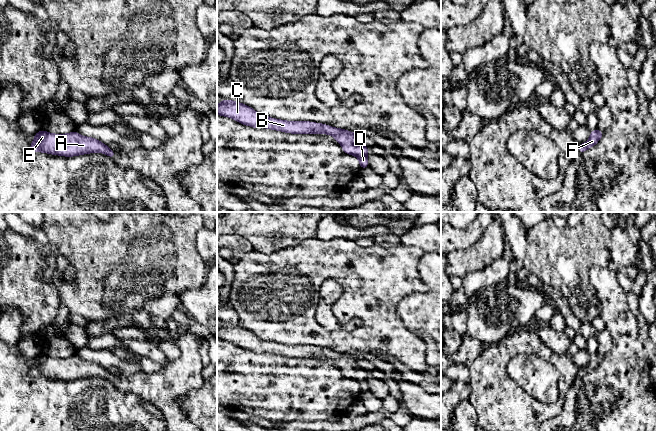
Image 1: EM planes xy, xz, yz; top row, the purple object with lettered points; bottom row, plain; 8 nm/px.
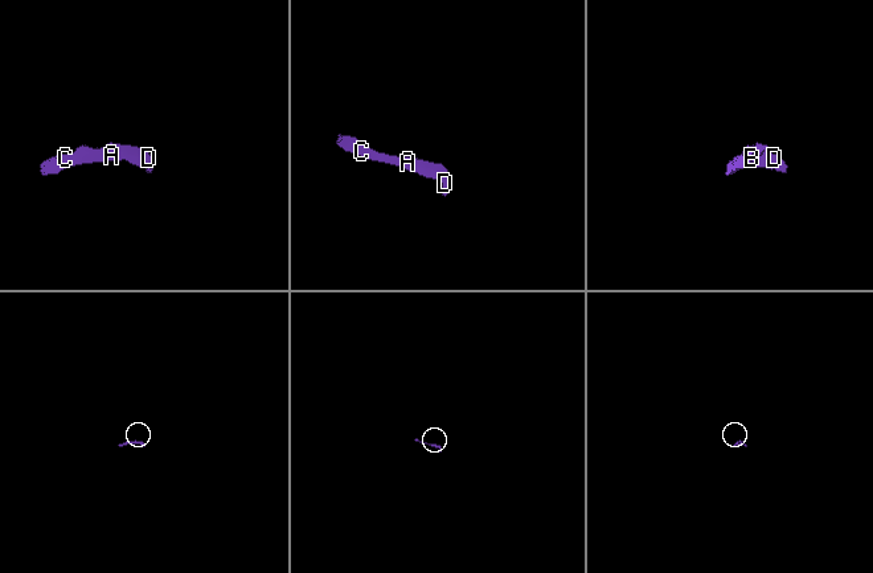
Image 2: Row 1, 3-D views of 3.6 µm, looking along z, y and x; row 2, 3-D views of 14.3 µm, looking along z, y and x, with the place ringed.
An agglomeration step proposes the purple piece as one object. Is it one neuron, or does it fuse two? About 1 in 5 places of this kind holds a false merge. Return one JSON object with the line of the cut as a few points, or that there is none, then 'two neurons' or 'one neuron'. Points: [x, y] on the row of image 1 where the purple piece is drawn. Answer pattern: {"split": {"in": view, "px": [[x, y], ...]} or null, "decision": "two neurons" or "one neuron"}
{"split": null, "decision": "one neuron"}

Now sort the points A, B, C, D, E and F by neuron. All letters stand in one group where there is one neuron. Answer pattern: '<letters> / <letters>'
A B C D E F

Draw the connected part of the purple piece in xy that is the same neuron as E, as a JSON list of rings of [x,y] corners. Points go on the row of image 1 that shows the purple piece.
[[[40,130],[34,136],[29,150],[60,156],[77,156],[87,153],[103,153],[115,158],[115,153],[106,144],[92,137],[84,137],[73,131],[68,134],[52,134]]]

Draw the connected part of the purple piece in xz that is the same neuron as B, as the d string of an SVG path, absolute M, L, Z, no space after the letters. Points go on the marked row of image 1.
M222 99L217 105L217 114L236 120L253 128L268 128L292 134L329 134L343 147L345 154L358 158L360 169L369 167L367 153L369 148L358 142L358 134L345 129L339 129L308 121L290 122L279 120L257 113L253 108L241 104L239 101Z

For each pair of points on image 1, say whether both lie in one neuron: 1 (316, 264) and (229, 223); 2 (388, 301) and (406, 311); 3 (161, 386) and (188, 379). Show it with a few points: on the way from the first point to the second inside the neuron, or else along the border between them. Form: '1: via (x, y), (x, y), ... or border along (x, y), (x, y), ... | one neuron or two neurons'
1: border along (306, 239), (294, 246), (271, 253), (261, 253) | two neurons
2: border along (416, 292), (404, 297), (397, 307), (406, 328) | two neurons
3: via (168, 382), (181, 379) | one neuron

